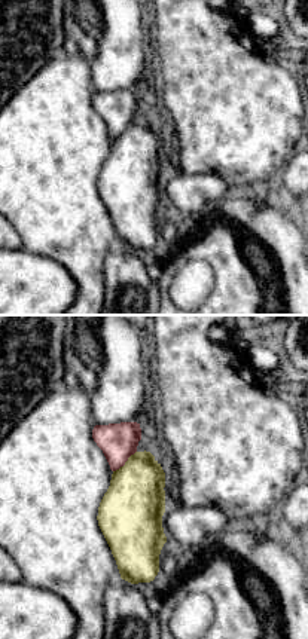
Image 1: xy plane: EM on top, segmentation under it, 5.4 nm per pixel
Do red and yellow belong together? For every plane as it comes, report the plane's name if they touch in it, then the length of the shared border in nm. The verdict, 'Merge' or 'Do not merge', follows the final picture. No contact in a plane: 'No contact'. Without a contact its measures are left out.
Touches red in xy. Shared border 170 nm

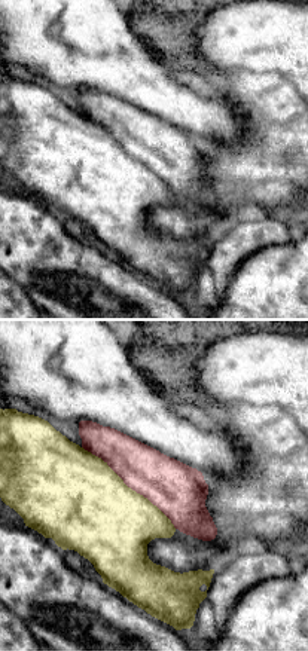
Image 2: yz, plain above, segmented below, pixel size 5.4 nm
Touches red in yz. Shared border 700 nm

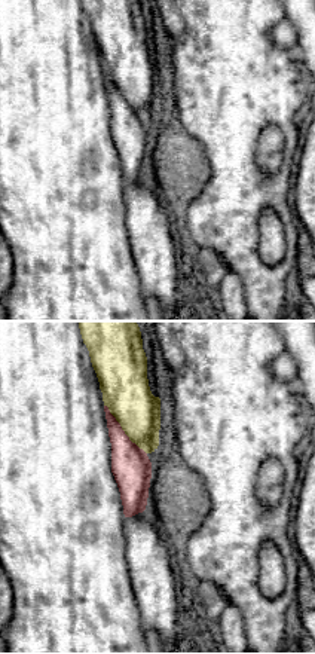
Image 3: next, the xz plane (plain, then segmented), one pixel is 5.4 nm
Touches red in xz. Shared border 360 nm

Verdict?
Merge

